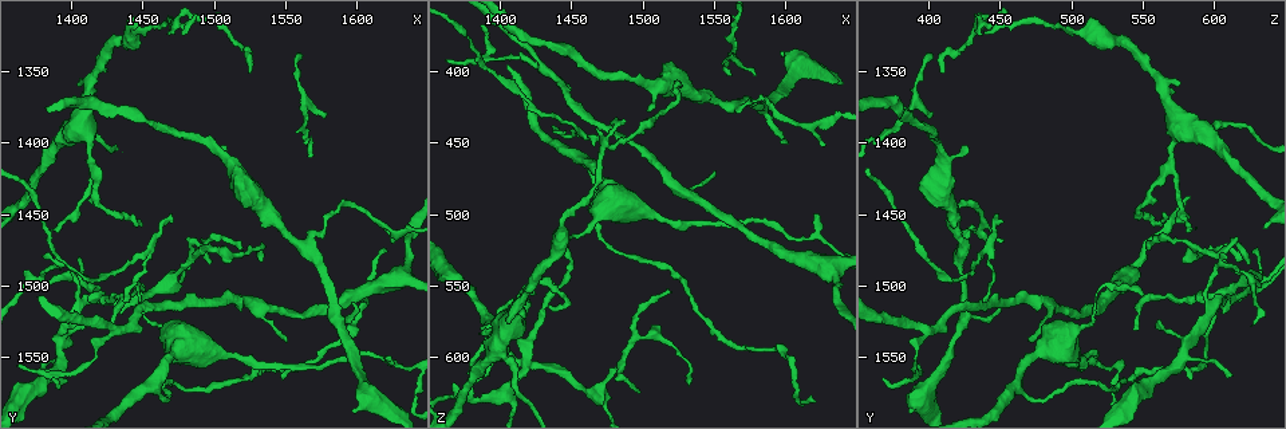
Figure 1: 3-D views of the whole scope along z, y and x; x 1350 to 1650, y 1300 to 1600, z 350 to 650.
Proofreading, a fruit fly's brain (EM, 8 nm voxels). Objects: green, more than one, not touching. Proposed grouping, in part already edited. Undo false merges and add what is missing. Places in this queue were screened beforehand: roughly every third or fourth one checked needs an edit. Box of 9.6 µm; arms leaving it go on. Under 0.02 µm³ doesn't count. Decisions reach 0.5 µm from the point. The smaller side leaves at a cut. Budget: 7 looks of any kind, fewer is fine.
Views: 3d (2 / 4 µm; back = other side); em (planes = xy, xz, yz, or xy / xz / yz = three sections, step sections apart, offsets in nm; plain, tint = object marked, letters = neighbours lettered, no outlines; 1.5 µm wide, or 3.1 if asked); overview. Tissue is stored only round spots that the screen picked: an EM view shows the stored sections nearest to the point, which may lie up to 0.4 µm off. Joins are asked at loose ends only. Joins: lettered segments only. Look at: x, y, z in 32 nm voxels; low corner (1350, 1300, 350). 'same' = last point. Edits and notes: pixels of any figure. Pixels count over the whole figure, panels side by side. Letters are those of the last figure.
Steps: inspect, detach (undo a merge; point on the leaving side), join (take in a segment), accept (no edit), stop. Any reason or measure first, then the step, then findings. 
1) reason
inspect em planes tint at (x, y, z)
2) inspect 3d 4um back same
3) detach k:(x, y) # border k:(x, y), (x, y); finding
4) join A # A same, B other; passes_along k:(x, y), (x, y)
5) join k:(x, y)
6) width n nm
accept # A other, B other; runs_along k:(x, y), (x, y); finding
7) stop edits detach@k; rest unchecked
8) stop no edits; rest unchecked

sudden change in width
inspect 3d 2um at (1378, 1498, 630)

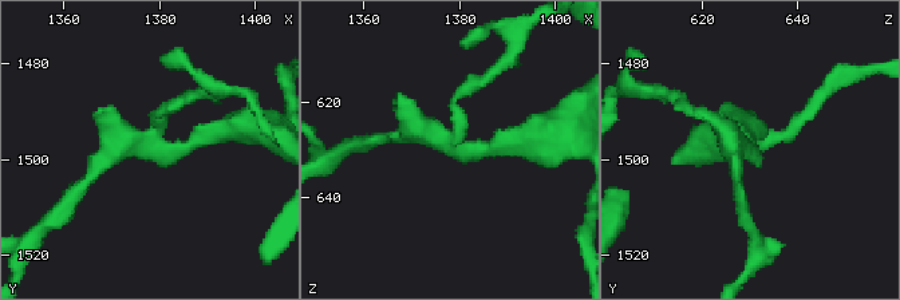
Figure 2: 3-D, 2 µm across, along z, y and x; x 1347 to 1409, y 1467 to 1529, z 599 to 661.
inspect em yz step 8 tint at (1378, 1497, 630)

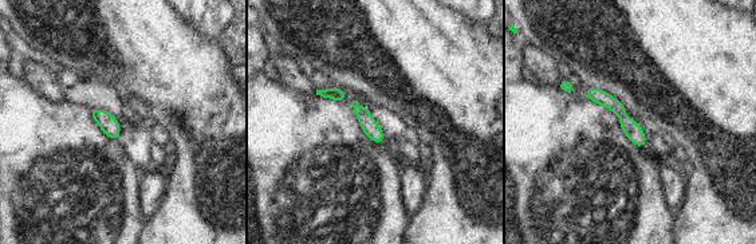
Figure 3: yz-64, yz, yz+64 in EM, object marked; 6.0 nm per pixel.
inspect em planes letters same

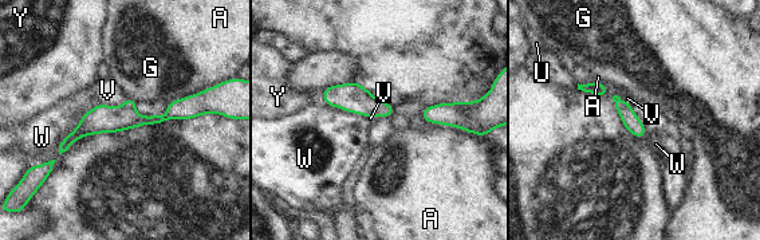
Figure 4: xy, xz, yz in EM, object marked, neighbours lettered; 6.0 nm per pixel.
width 100 nm
detach 4:(129, 102) # A other, G other, U other, V other, W other, Y other; border 4:(121, 106), (133, 109); a second cell is stuck on

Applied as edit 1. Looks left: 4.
abrupt turn
inspect em xy step 8 tint at (1446, 1504, 520)

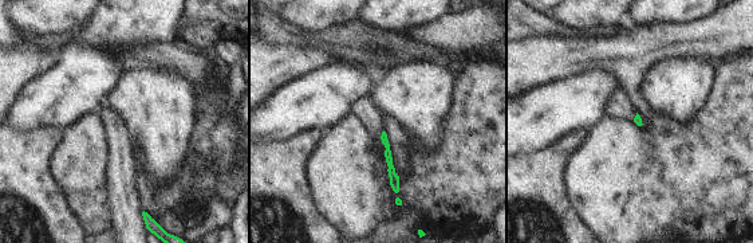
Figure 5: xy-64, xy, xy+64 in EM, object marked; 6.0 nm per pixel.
cut it another way
inspect em planes letters same

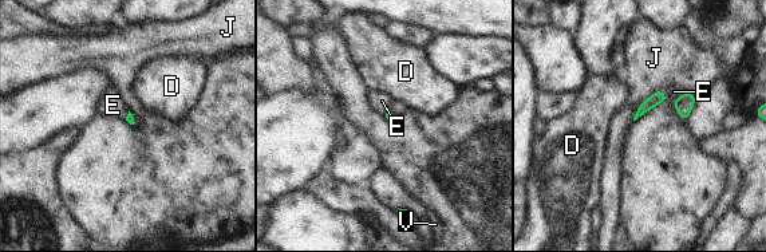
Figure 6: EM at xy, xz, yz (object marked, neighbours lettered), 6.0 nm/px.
width 40 nm
accept # D other, E other, J other, V other; border 6:(688, 90), (672, 101), (684, 121); all the same cell

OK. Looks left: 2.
inspect em xz step 4 tint at (1388, 1564, 368)

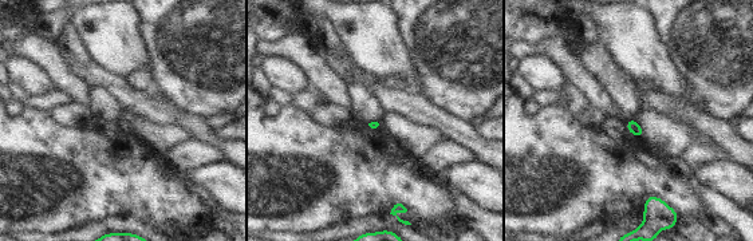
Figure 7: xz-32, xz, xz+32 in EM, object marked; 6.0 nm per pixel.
another direction
inspect em planes letters same

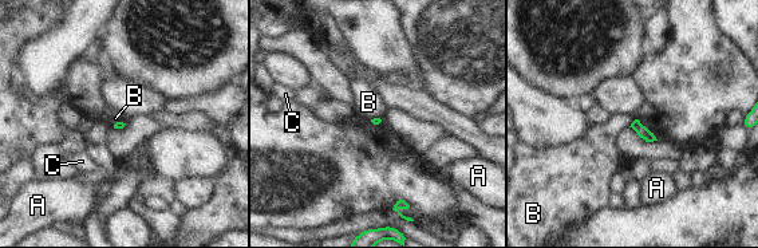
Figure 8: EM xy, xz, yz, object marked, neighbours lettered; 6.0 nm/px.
longest_contact B 60 nm
accept # A other, B other, C other; no lettered segment goes on from it

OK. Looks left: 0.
stop edits detach@4; rest unchecked

